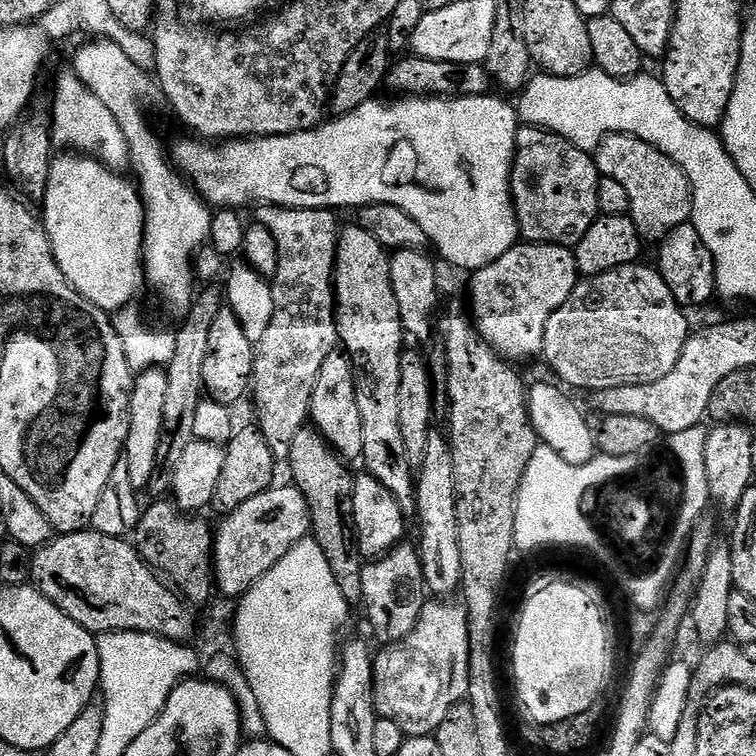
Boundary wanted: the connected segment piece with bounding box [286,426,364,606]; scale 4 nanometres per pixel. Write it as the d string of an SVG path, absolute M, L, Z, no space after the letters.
M305 426L298 430L298 434L294 434L294 442L290 442L286 467L292 471L291 483L306 498L308 513L312 519L311 535L318 546L322 546L326 562L330 562L330 570L334 573L334 582L338 582L338 590L342 590L349 605L359 605L362 601L364 564L360 549L356 546L356 533L352 526L354 476L353 473L348 473L349 465L336 455L322 433L311 426Z

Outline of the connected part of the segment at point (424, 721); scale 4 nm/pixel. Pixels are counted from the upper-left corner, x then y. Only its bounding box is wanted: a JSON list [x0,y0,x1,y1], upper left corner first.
[372,598,470,737]

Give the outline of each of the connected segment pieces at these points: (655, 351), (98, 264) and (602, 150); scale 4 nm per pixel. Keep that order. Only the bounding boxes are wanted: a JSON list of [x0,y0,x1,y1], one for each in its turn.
[[543,262,690,390],[42,154,146,314],[594,132,692,241]]

